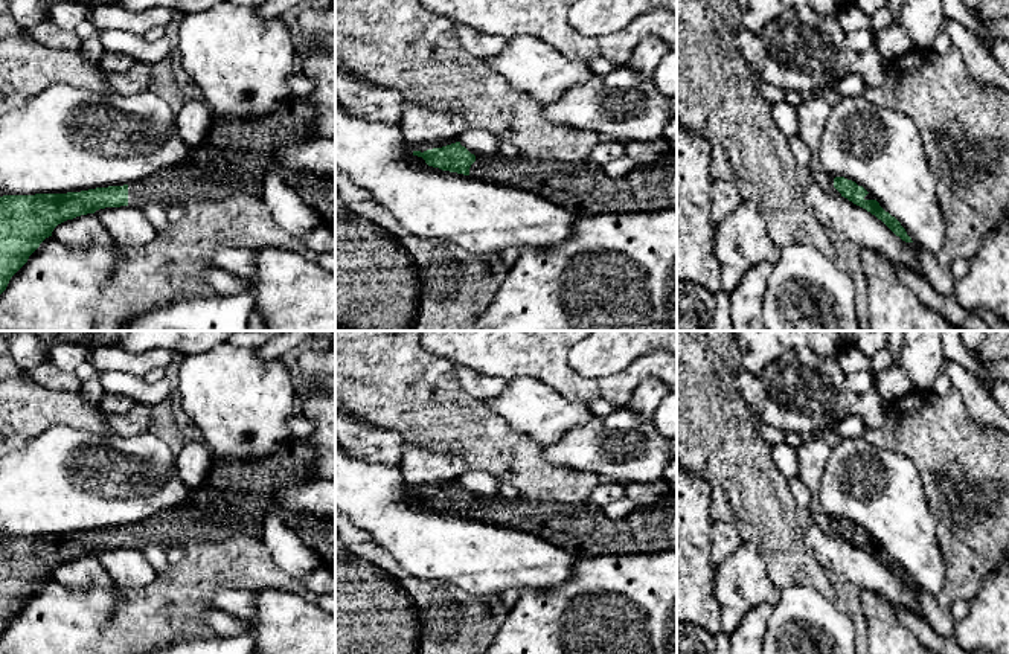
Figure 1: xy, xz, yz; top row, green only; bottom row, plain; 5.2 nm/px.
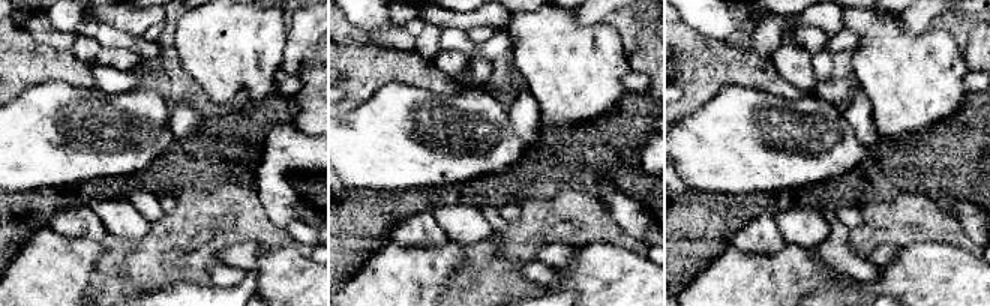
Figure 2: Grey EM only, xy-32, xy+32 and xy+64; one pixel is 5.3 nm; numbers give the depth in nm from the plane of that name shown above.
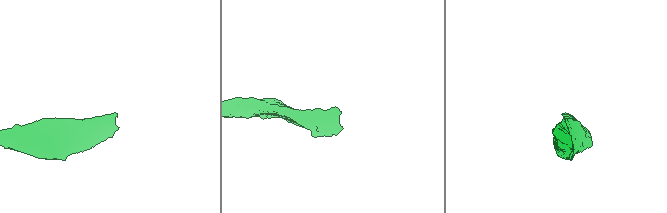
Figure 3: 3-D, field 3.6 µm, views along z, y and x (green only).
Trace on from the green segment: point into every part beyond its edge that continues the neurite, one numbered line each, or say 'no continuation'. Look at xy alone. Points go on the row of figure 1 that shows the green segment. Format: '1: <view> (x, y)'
1: xy (235, 156)

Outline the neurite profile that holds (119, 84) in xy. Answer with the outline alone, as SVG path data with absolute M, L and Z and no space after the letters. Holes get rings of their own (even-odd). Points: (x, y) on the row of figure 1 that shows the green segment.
M137 63L128 73L104 72L104 79L108 95L130 96L148 88L152 79L152 69L149 64Z

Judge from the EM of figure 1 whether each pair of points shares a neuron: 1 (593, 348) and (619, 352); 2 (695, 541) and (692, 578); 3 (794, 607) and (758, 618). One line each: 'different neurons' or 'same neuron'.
1: same neuron
2: same neuron
3: different neurons

